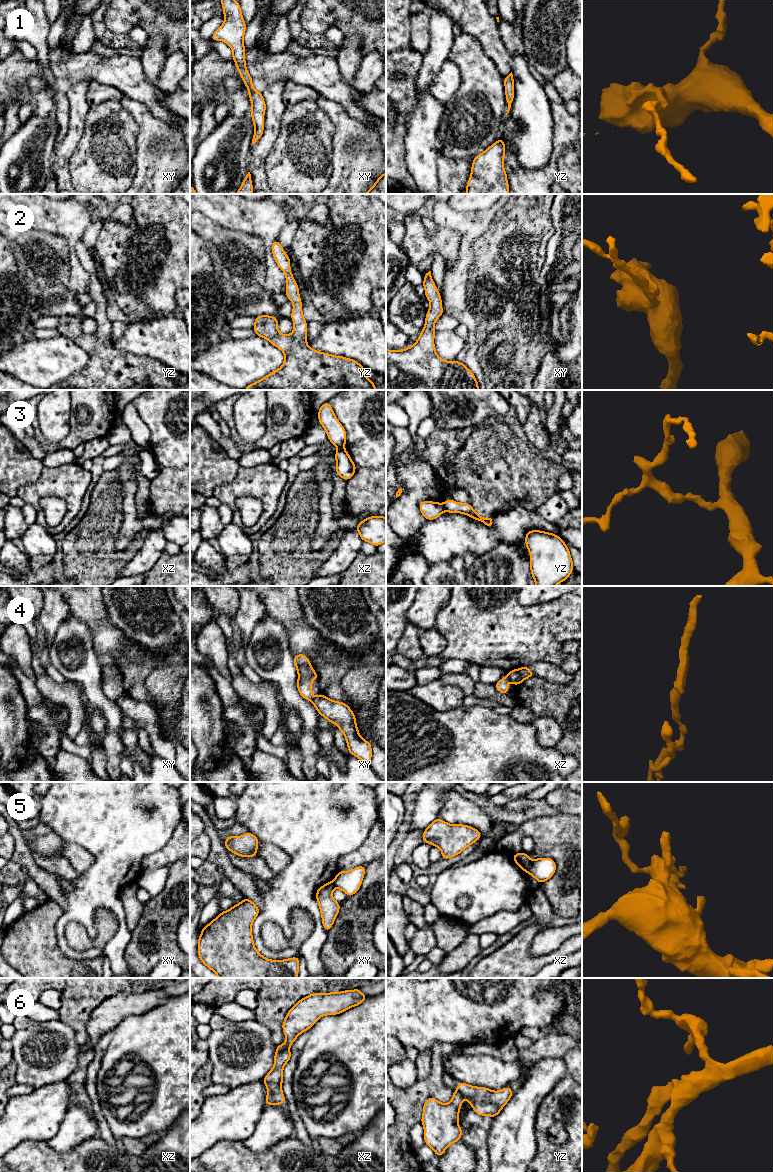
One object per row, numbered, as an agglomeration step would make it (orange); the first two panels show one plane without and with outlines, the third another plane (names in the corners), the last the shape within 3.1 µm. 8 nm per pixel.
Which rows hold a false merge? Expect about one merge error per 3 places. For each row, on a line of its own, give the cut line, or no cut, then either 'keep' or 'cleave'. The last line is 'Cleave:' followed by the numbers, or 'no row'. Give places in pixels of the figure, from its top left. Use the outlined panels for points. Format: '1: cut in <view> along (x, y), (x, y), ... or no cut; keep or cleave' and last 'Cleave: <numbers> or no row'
1: no cut; keep
2: no cut; keep
3: cut in xz along (343, 447), (338, 449); cleave
4: cut in xz along (507, 675), (509, 679); cleave
5: cut in xz along (532, 861), (527, 871); cleave
6: cut in xz along (288, 1048), (276, 1051); cleave
Cleave: 3, 4, 5, 6

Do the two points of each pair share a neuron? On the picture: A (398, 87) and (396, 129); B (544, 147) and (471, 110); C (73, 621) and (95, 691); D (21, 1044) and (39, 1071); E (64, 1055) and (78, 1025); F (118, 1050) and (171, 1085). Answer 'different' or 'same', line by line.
A: same
B: different
C: same
D: same
E: different
F: same

